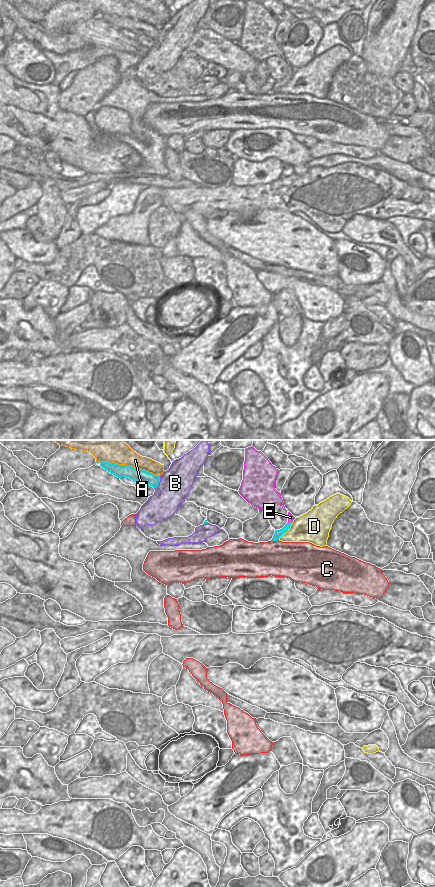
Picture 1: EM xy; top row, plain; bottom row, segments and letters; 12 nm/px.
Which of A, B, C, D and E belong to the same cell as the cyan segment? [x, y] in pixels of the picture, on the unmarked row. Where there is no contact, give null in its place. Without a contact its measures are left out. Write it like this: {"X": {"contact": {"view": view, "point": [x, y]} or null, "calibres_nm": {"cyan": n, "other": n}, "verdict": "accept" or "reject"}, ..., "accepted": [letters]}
{"A": {"contact": {"view": "xy", "point": [128, 18]}, "calibres_nm": {"cyan": 170, "other": 220}, "verdict": "reject"}, "B": {"contact": {"view": "xy", "point": [159, 33]}, "calibres_nm": {"cyan": 170, "other": 380}, "verdict": "reject"}, "C": {"contact": {"view": "xy", "point": [275, 92]}, "calibres_nm": {"cyan": 100, "other": 440}, "verdict": "reject"}, "D": {"contact": {"view": "xy", "point": [286, 83]}, "calibres_nm": {"cyan": 100, "other": 340}, "verdict": "reject"}, "E": {"contact": {"view": "xy", "point": [289, 74]}, "calibres_nm": {"cyan": 100, "other": 70}, "verdict": "accept"}, "accepted": ["E"]}

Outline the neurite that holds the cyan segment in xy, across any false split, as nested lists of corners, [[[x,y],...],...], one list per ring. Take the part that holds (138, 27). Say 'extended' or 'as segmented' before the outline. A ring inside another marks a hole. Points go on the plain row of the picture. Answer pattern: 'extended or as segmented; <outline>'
as segmented; [[[100,14],[100,18],[118,30],[126,29],[136,35],[146,35],[153,40],[156,40],[160,34],[160,28],[132,18],[109,14]]]

